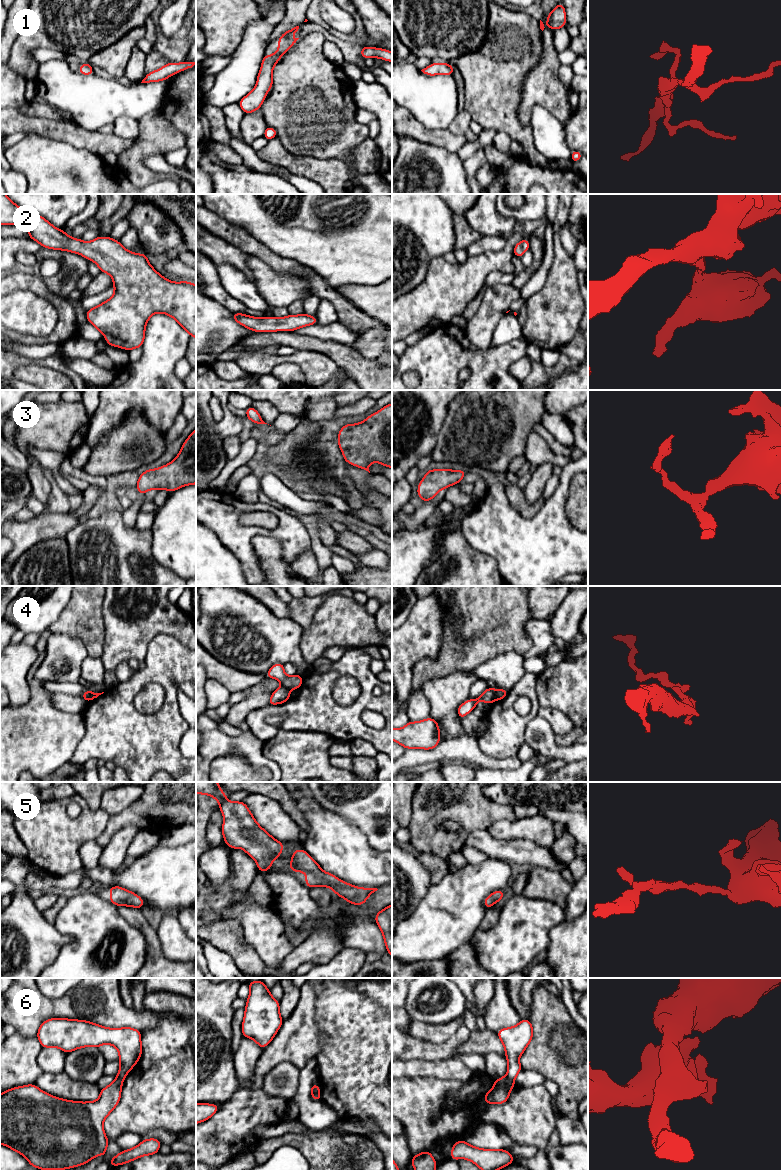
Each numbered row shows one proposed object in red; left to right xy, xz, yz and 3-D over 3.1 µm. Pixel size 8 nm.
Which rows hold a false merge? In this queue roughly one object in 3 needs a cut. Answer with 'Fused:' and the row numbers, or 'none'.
Fused: 4, 6

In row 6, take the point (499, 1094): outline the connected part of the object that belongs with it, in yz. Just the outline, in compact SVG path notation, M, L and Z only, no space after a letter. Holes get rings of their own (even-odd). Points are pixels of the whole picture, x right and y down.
M504 1076L494 1080L493 1088L484 1096L484 1102L487 1104L503 1104L509 1099L509 1095L516 1083Z

